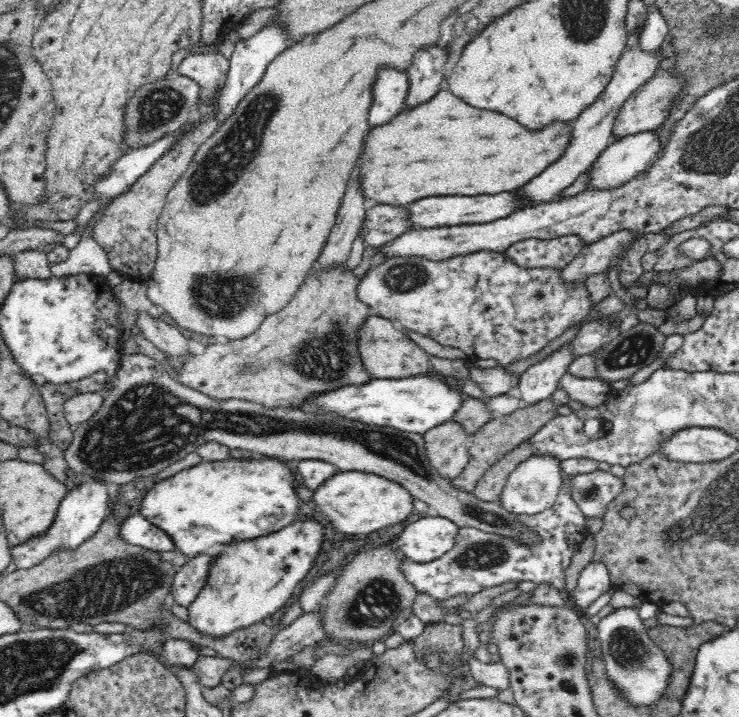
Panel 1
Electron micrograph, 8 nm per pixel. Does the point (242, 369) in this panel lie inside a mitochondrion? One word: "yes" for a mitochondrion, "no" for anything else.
yes

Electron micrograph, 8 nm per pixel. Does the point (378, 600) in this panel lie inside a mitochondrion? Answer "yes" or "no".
yes

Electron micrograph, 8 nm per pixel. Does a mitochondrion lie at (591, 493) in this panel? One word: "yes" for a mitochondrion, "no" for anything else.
yes

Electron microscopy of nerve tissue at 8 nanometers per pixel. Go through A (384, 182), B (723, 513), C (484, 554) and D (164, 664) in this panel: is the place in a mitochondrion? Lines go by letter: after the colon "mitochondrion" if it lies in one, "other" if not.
A: other
B: mitochondrion
C: mitochondrion
D: other

